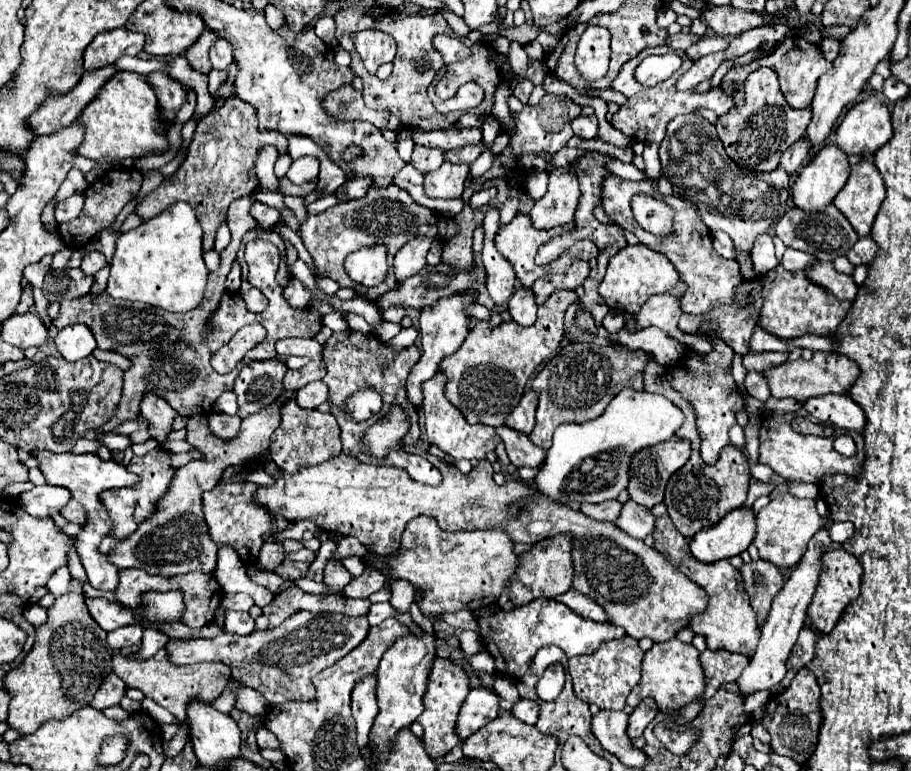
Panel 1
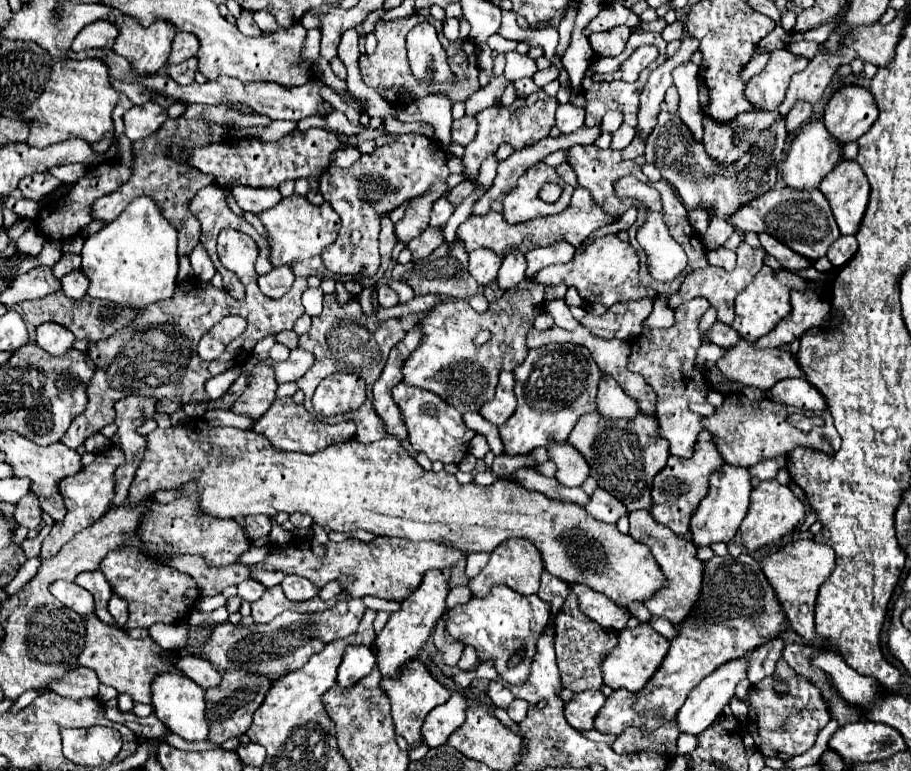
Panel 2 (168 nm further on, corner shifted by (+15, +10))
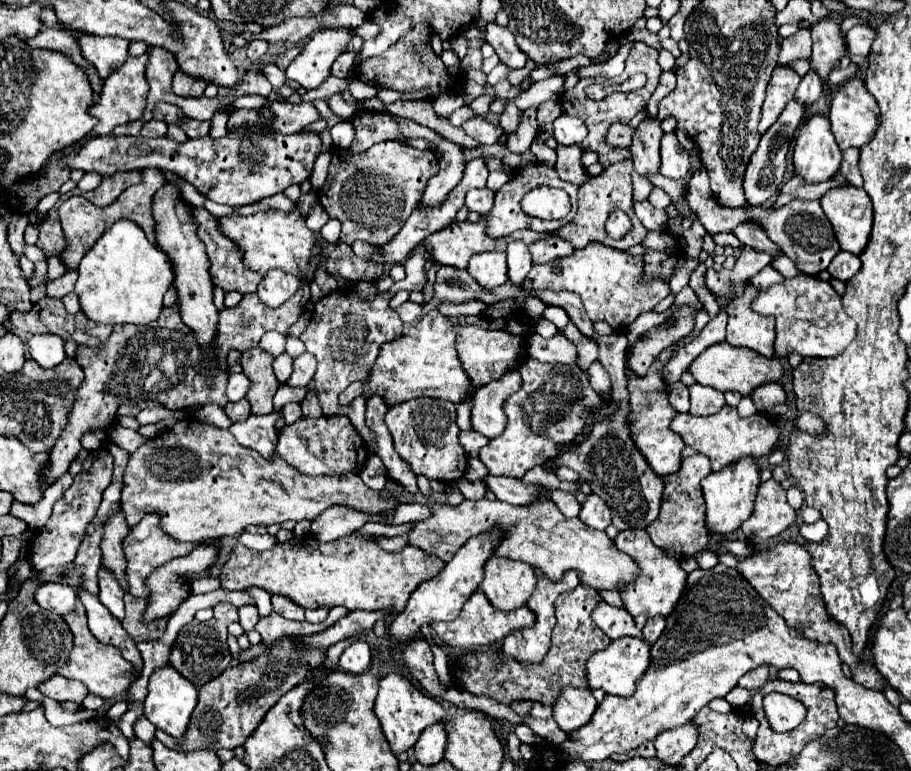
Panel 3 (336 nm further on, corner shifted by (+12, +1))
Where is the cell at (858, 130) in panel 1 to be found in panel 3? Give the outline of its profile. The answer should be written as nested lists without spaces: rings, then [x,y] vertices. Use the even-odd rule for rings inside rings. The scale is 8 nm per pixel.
[[[858,77],[848,79],[838,89],[838,93],[834,95],[832,105],[830,105],[830,123],[832,123],[832,133],[836,137],[836,143],[842,151],[850,149],[850,147],[860,149],[862,145],[872,141],[872,135],[878,127],[878,105],[876,105],[876,99],[868,93],[862,79],[858,79]]]

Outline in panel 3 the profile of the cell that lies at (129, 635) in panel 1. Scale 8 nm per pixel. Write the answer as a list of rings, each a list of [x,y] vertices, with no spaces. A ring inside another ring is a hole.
[[[100,565],[98,569],[98,585],[100,585],[100,595],[98,599],[108,607],[108,611],[116,619],[124,619],[124,589],[118,583],[118,579],[112,575],[110,569]]]

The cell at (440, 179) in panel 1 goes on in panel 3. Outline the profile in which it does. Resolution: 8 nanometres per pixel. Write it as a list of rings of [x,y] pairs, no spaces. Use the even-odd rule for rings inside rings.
[[[386,141],[364,153],[332,147],[332,161],[326,185],[318,191],[318,201],[330,219],[342,223],[340,241],[352,245],[356,239],[372,245],[390,243],[404,227],[408,215],[420,205],[426,183],[438,171],[438,155],[432,149],[414,149],[412,145]]]

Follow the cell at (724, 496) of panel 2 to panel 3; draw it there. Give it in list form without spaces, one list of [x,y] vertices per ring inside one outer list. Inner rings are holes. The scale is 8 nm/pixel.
[[[752,457],[738,459],[736,463],[730,463],[722,471],[710,473],[708,477],[702,479],[702,491],[706,499],[706,525],[712,533],[732,533],[736,531],[742,521],[746,521],[752,513],[754,507],[754,497],[760,485],[760,467],[758,461]]]

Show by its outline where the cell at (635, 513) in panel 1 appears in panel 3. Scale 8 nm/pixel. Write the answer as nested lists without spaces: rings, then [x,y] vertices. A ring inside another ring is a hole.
[[[588,495],[588,499],[582,503],[580,507],[580,513],[578,513],[580,521],[586,523],[588,527],[592,529],[600,529],[604,531],[610,521],[612,521],[612,515],[610,515],[610,507],[598,497],[598,495]]]

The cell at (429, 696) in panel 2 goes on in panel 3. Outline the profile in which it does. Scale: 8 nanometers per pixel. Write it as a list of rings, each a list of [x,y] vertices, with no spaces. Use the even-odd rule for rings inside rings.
[[[388,673],[380,679],[378,697],[374,703],[374,713],[380,719],[382,733],[384,733],[386,741],[390,745],[390,751],[394,755],[410,751],[426,727],[440,723],[442,717],[448,715],[448,711],[434,697],[418,691],[408,679],[404,679],[398,673]]]

